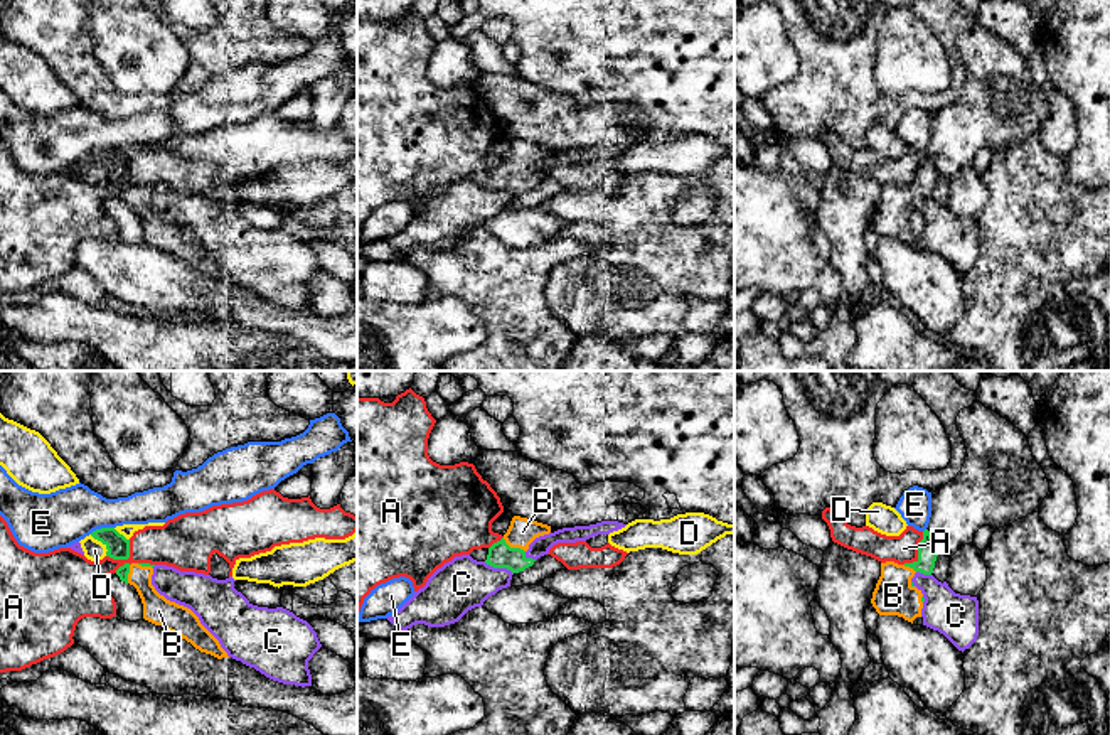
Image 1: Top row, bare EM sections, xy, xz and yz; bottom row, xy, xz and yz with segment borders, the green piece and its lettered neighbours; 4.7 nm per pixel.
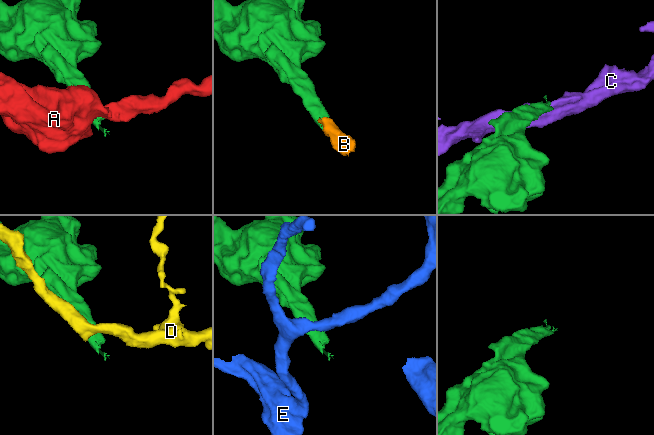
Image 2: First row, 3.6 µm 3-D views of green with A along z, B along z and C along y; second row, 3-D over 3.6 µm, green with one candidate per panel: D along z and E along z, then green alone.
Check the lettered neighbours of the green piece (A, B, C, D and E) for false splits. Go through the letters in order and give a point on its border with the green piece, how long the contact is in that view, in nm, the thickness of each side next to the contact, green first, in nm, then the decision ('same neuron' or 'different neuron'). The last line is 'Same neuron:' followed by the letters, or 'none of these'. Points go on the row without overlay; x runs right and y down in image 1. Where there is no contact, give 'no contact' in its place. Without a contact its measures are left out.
A: meets green in xy at (128, 179); contact 180 nm long; 110 nm thick on the green side, 240 nm on the other; different neuron
B: meets green in xz at (514, 171); contact 130 nm long; 120 nm thick on the green side, 140 nm on the other; same neuron
C: meets green in xz at (499, 189); contact 160 nm long; 120 nm thick on the green side, 260 nm on the other; different neuron
D: meets green in xy at (101, 164); contact 130 nm long; 110 nm thick on the green side, 100 nm on the other; different neuron
E: meets green in xy at (101, 150); contact 120 nm long; 110 nm thick on the green side, 260 nm on the other; different neuron
Same neuron: B

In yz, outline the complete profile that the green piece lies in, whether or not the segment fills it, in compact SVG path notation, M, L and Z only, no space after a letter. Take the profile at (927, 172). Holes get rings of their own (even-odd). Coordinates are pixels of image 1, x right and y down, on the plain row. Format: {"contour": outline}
{"contour": "M928 152L918 167L918 182L898 187L894 184L881 185L881 199L873 214L871 226L879 238L898 238L911 244L921 239L923 216L911 201L916 194L931 197L938 179L938 170Z"}

